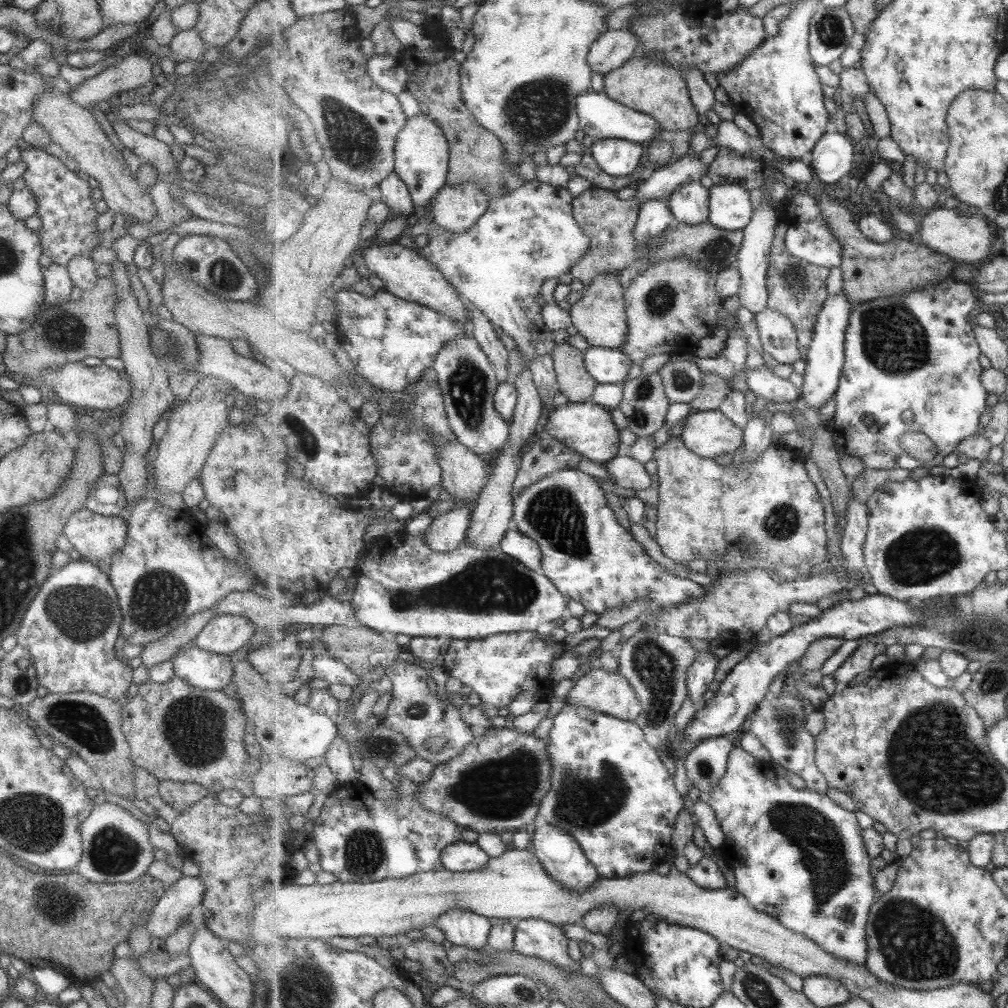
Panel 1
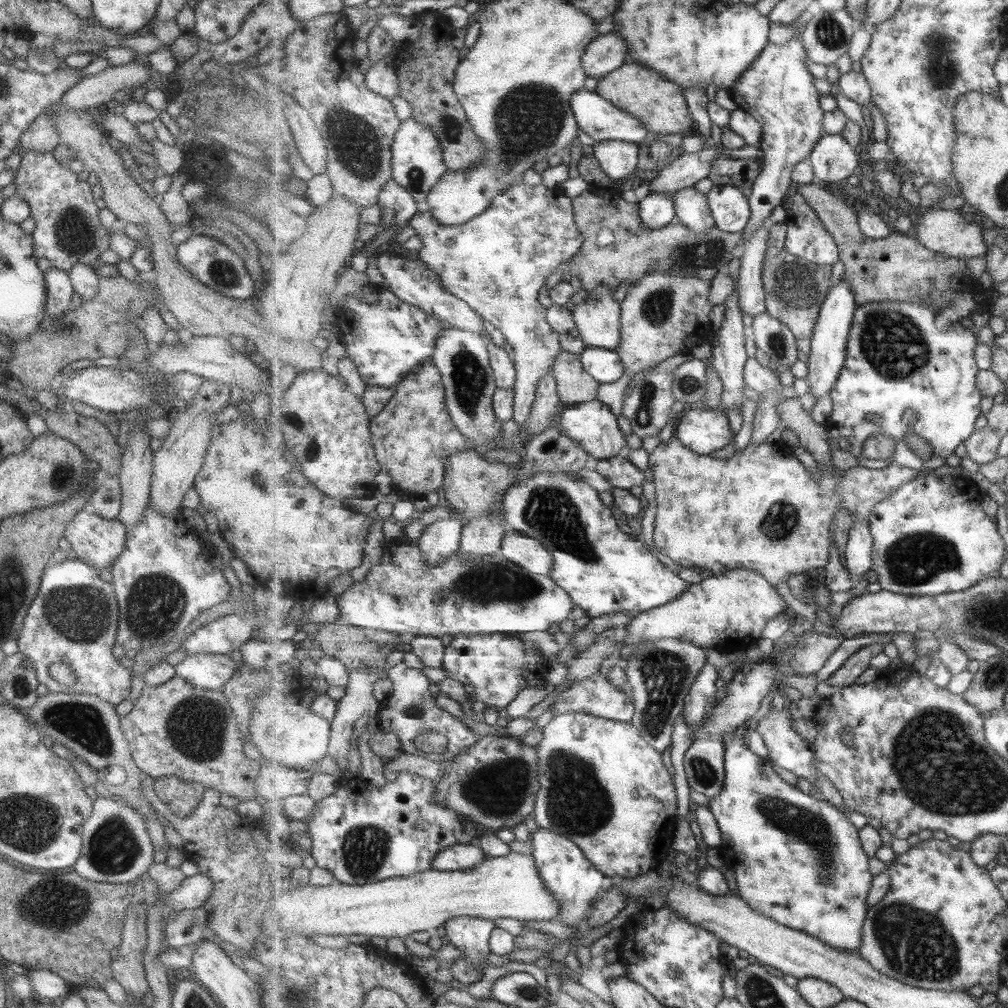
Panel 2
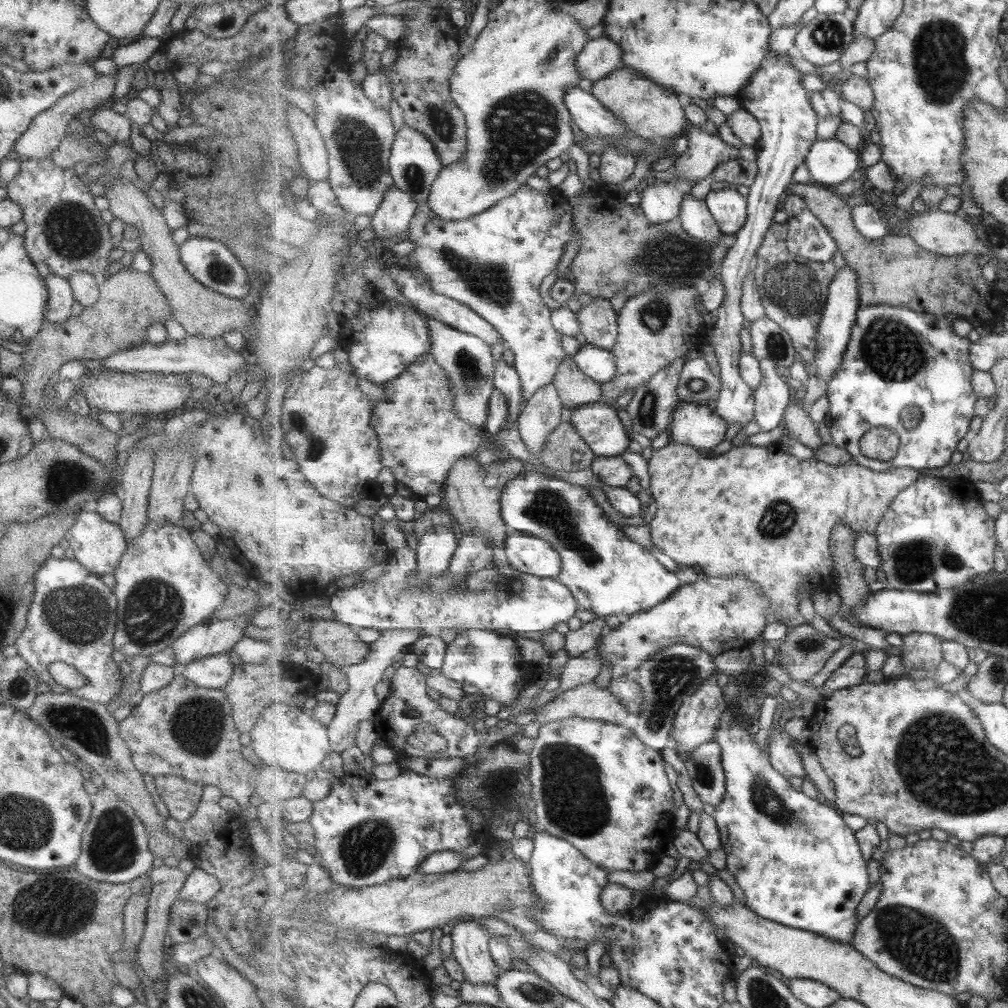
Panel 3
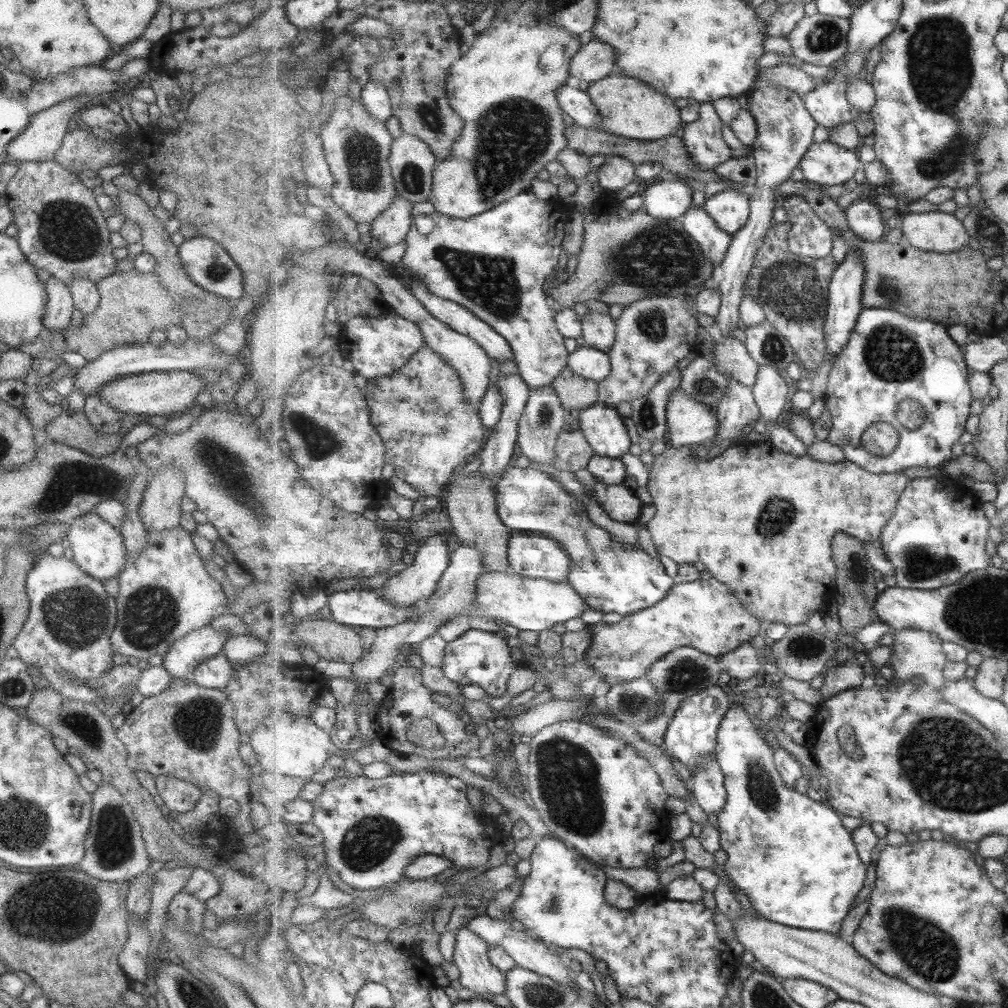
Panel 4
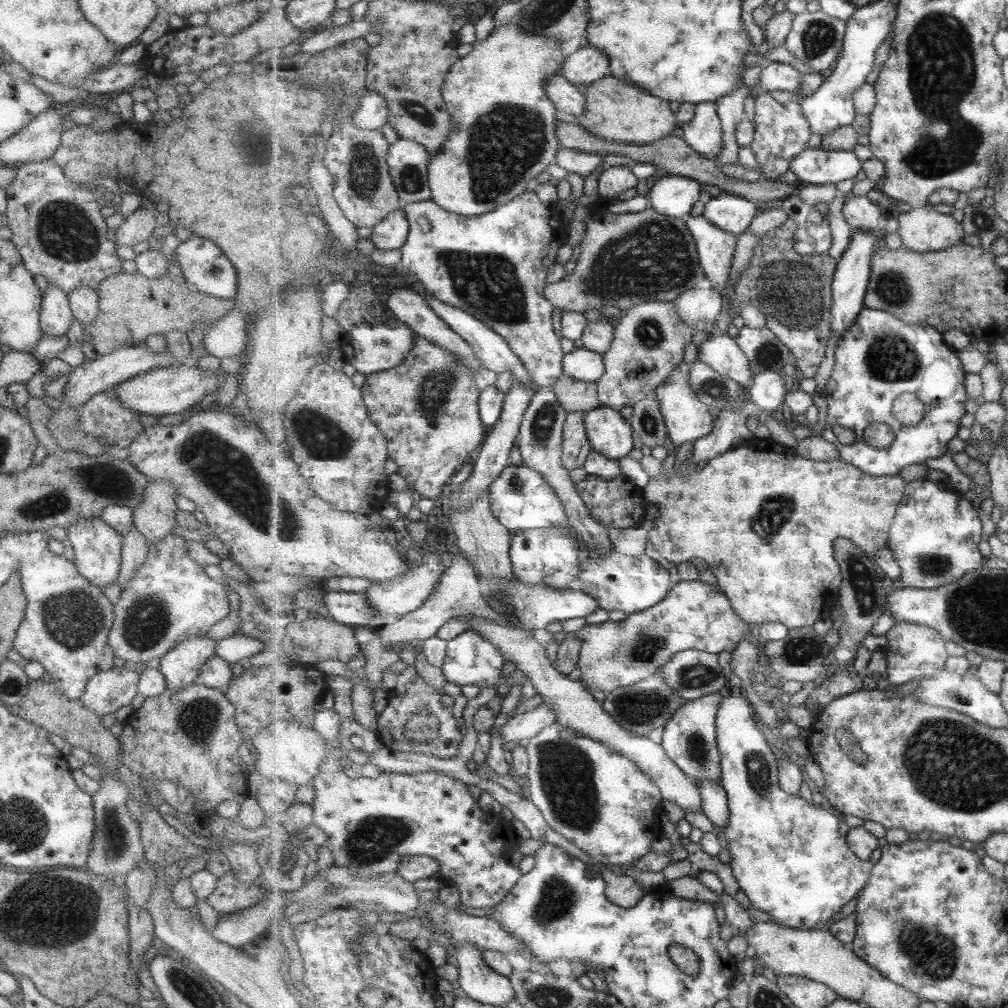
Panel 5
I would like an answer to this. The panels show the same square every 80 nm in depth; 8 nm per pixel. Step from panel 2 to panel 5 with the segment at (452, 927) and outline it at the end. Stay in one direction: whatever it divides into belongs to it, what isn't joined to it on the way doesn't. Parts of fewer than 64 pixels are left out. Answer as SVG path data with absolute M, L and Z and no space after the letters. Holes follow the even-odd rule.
M464 942L457 947L456 958L460 970L460 992L481 1003L501 1007L516 998L510 977L495 972L486 963L481 948L472 942Z

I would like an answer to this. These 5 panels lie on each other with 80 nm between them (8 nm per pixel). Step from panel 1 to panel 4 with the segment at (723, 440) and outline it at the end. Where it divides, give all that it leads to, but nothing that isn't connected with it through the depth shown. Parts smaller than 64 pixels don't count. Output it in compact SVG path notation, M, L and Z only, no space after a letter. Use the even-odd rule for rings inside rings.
M681 387L671 392L667 418L670 444L675 448L703 445L718 435L718 416L709 405L691 398Z

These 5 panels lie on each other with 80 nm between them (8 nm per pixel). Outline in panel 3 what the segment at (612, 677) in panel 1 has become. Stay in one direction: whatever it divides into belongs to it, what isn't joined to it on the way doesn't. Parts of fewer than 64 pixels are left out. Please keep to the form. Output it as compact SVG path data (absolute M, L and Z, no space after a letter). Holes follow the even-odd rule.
M592 682L565 691L538 707L533 720L545 725L559 719L581 716L621 725L629 718L629 714L628 708L622 705L609 687L601 689Z

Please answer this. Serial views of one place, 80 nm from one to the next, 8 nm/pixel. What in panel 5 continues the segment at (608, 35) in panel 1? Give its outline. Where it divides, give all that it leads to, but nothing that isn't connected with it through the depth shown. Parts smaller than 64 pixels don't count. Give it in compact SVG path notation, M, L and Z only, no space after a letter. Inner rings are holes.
M588 44L567 55L561 74L571 82L586 86L607 77L611 70L610 57L602 48Z

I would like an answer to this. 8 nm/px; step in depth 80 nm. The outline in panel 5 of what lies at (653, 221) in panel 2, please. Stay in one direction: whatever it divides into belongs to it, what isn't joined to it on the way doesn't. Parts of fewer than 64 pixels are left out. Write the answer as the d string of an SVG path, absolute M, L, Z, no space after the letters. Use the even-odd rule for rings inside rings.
M672 174L655 182L655 185L647 190L646 196L649 206L655 207L660 213L687 221L695 202L699 202L702 185L688 176Z

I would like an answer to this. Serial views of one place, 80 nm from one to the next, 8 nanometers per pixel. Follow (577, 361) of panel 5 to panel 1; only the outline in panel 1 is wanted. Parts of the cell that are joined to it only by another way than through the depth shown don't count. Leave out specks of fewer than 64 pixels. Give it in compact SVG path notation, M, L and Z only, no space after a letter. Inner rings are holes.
M589 346L584 354L587 370L599 384L623 382L631 370L631 359L622 349Z

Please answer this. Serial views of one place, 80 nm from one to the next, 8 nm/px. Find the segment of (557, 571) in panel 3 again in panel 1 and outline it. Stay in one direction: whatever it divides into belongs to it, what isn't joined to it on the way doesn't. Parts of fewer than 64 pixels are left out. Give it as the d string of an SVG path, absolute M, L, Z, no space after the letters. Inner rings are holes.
M519 529L508 530L502 540L501 550L511 558L525 564L527 568L541 571L543 564L543 552L539 548L538 541L525 536Z

